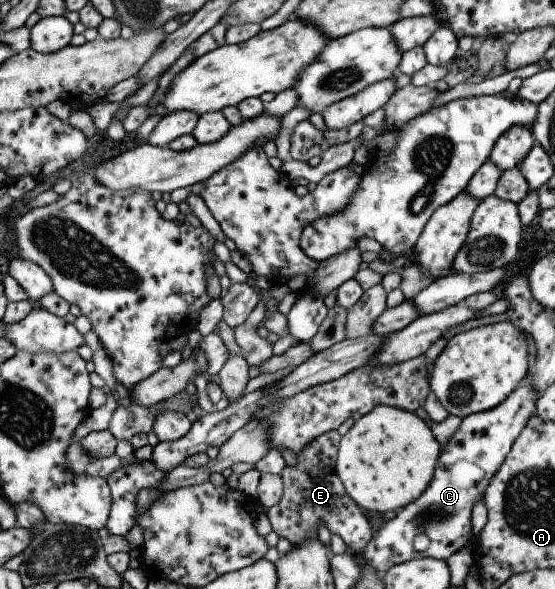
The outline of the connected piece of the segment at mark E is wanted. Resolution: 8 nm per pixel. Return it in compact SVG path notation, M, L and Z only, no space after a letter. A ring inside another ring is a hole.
M336 430L312 439L308 447L302 447L302 451L296 454L296 463L282 469L279 475L282 497L276 505L264 511L272 532L278 538L283 537L298 547L304 539L317 537L317 529L320 523L324 523L331 535L338 535L342 539L351 554L361 553L372 538L372 527L366 515L348 498L334 472L340 439Z

